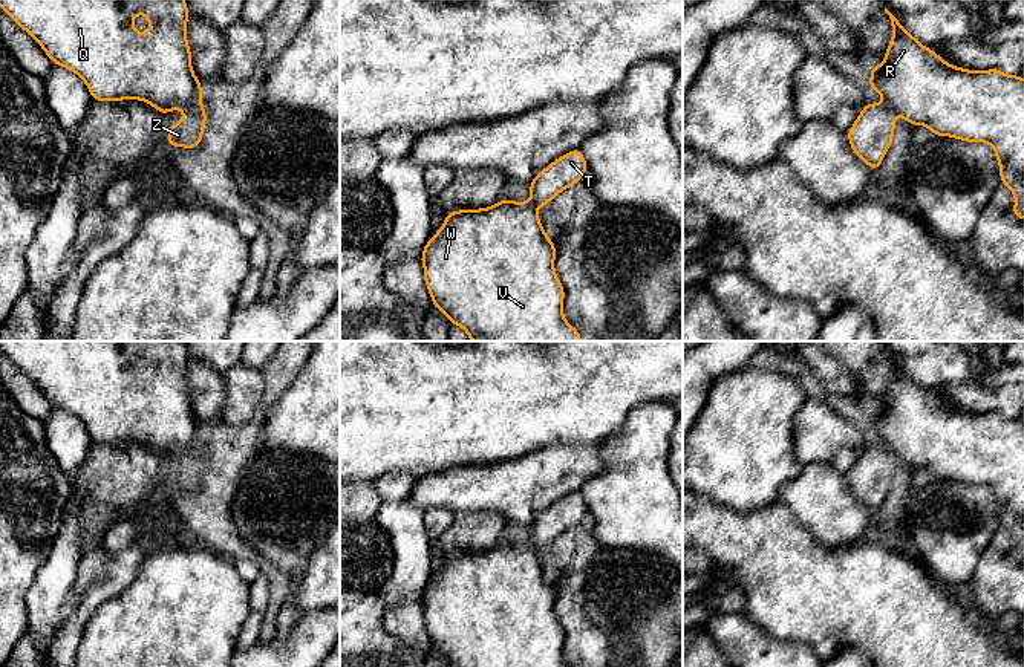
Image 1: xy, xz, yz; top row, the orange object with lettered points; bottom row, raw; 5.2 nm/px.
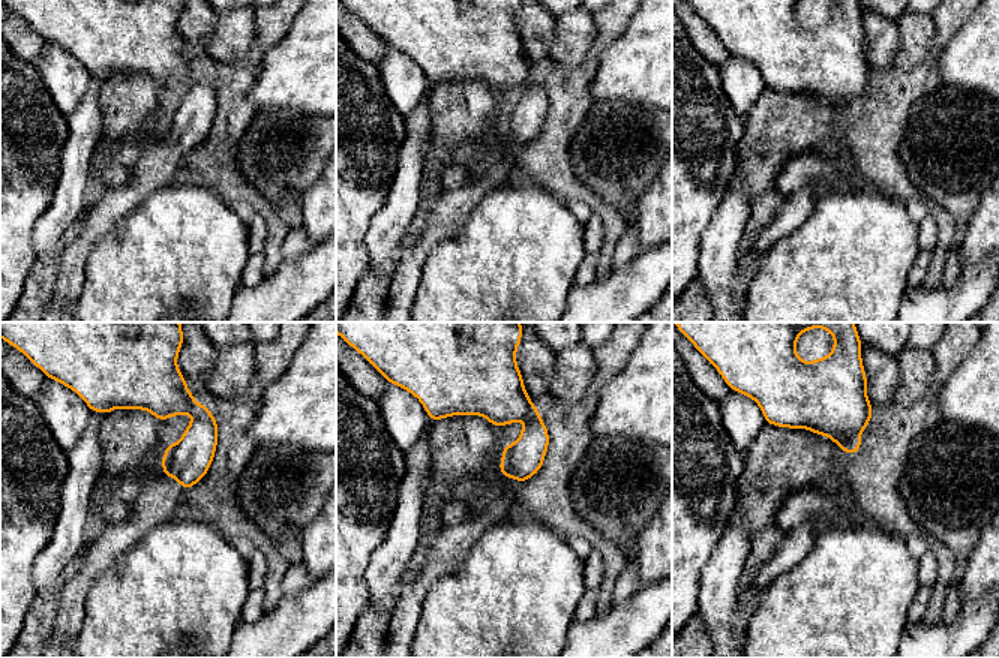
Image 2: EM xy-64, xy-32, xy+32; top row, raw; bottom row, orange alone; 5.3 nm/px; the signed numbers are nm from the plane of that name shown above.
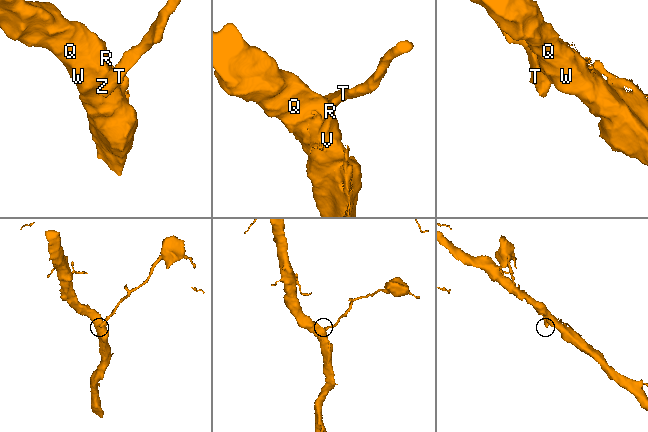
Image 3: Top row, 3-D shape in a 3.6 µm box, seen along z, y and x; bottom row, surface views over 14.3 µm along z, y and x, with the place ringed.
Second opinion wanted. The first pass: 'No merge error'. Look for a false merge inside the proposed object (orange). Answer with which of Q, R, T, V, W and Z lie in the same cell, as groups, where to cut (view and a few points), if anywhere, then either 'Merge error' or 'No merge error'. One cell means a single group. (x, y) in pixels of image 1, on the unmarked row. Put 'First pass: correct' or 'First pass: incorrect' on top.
First pass: incorrect
Groups: Q R V W / T Z. Split along xy (199, 438), (185, 453). Merge error

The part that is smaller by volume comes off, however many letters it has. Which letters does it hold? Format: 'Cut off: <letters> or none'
Cut off: T, Z

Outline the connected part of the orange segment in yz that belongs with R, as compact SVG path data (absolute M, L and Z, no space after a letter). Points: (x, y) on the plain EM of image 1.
M886 350L885 355L891 361L892 381L883 405L871 407L868 428L912 470L926 468L934 479L990 486L1000 506L1001 528L1015 538L1012 555L1024 563L1024 421L1000 412L980 415L949 407L911 378Z

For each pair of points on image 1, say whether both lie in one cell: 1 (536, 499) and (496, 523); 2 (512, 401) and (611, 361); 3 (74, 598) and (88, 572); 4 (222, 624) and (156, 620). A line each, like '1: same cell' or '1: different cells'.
1: different cells
2: same cell
3: same cell
4: same cell

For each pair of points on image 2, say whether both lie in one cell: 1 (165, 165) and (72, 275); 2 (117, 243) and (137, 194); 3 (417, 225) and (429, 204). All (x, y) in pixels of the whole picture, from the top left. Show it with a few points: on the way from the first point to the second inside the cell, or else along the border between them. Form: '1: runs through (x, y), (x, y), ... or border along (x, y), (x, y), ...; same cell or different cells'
1: runs through (137, 188), (81, 246); same cell
2: border along (153, 189), (102, 236); different cells
3: runs through (419, 221), (425, 209); same cell

